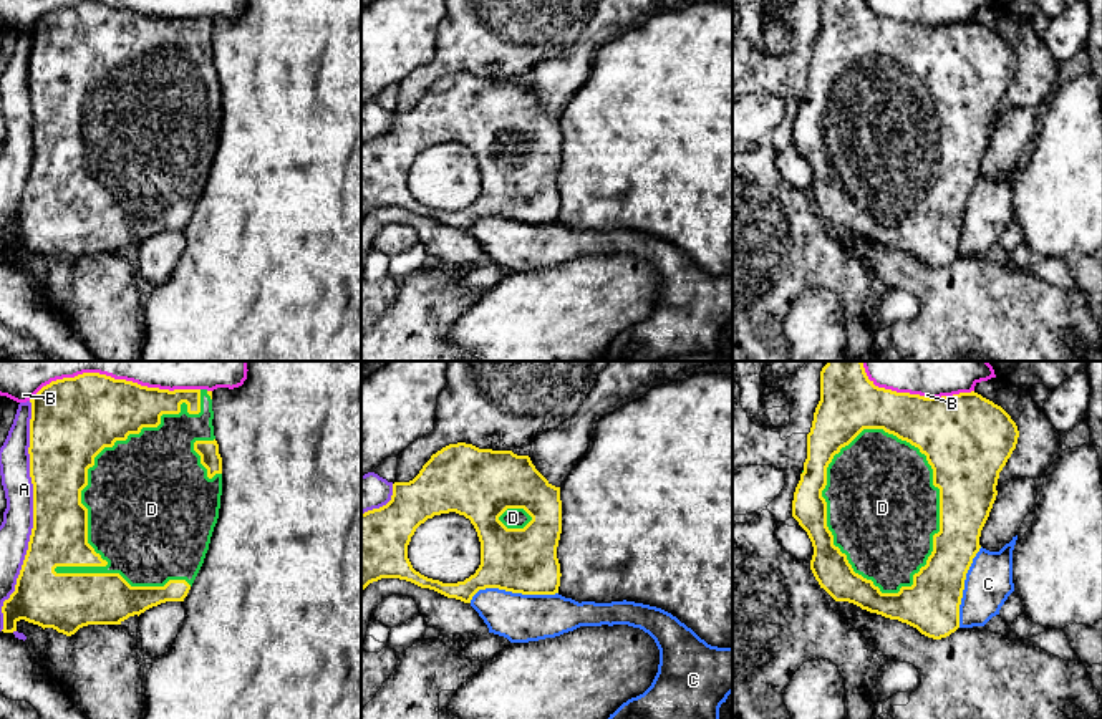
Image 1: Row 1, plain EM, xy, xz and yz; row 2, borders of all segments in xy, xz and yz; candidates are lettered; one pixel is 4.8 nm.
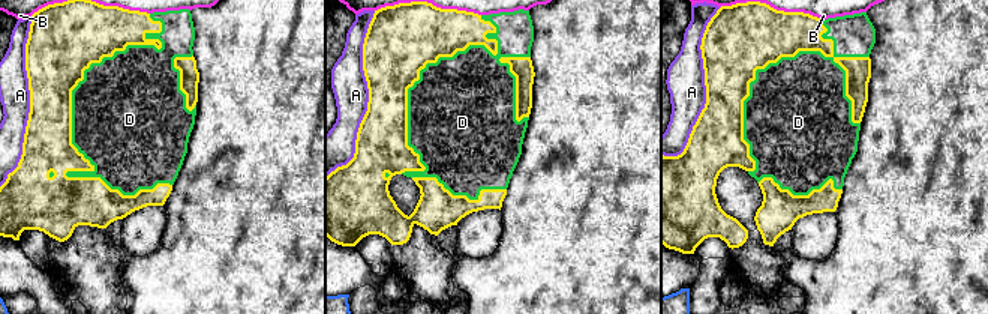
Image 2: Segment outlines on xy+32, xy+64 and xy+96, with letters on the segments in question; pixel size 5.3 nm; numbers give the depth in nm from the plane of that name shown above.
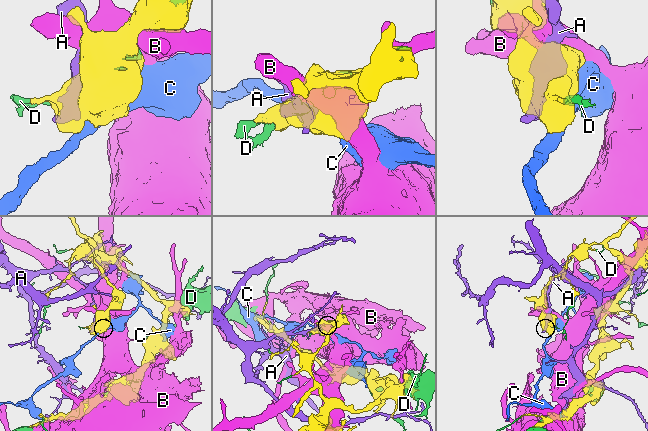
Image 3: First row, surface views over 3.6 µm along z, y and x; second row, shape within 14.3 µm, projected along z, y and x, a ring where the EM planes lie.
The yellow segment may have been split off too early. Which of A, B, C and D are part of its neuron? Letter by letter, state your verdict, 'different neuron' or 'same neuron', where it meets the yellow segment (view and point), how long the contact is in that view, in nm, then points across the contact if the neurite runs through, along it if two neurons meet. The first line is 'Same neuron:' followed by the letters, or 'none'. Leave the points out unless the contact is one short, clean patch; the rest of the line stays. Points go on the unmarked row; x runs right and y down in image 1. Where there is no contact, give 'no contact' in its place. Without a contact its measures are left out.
Same neuron: D
A: different neuron; meets yellow in xy at (33, 144); contact 1100 nm long
B: different neuron; meets yellow in yz at (918, 24); contact 550 nm long
C: different neuron; meets yellow in xz at (512, 221); contact 440 nm long
D: same neuron; meets yellow in xy at (88, 96); contact 1150 nm long

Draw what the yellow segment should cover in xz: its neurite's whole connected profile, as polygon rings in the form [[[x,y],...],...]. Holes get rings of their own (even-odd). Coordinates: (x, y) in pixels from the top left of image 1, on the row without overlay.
[[[449,73],[431,84],[409,111],[394,111],[391,129],[361,142],[361,220],[381,207],[399,207],[447,227],[471,232],[479,219],[499,217],[522,224],[555,224],[560,215],[557,176],[562,162],[560,116],[552,114],[529,84],[512,80]],[[456,141],[474,154],[481,171],[481,194],[457,212],[442,212],[416,200],[408,174],[416,157],[434,144]]]

